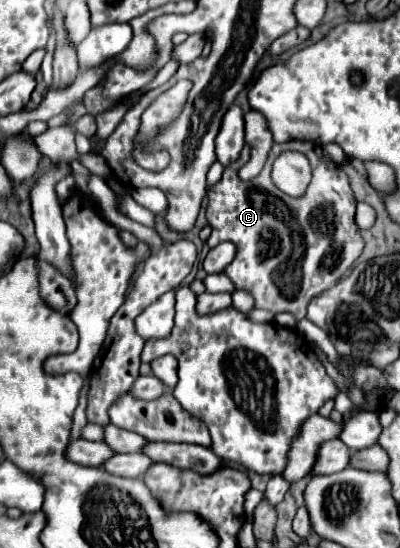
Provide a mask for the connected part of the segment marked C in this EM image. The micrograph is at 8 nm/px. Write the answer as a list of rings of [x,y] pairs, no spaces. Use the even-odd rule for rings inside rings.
[[[312,142],[274,144],[262,172],[242,182],[238,170],[246,162],[248,146],[244,146],[236,162],[224,168],[222,178],[214,186],[208,186],[206,220],[212,226],[208,244],[232,242],[236,246],[236,256],[224,272],[238,290],[252,294],[256,308],[274,314],[290,312],[296,320],[302,320],[310,298],[332,288],[346,276],[364,248],[358,226],[354,224],[356,200],[348,176],[338,164],[326,162]],[[284,150],[302,152],[312,164],[312,182],[300,198],[286,196],[270,180],[272,162]]]

